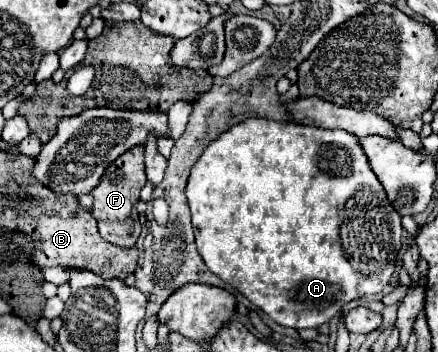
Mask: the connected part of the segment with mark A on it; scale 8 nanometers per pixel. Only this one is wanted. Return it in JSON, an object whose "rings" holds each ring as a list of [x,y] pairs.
{"rings":[[[248,119],[238,125],[232,125],[228,131],[224,131],[220,137],[216,137],[200,155],[196,165],[190,171],[188,185],[186,185],[186,197],[192,211],[192,225],[196,233],[196,245],[198,253],[202,255],[206,267],[218,275],[224,283],[232,285],[236,291],[240,291],[250,303],[260,307],[266,315],[270,315],[278,325],[292,327],[292,329],[306,329],[306,327],[320,327],[324,323],[330,323],[332,317],[340,315],[346,303],[360,299],[364,295],[380,293],[382,287],[390,281],[394,269],[396,269],[396,257],[400,251],[402,241],[402,223],[398,211],[388,201],[382,183],[376,179],[376,175],[370,169],[370,161],[366,153],[362,151],[360,139],[348,131],[342,129],[318,129],[308,125],[296,125],[296,123],[280,123],[272,119]]]}

